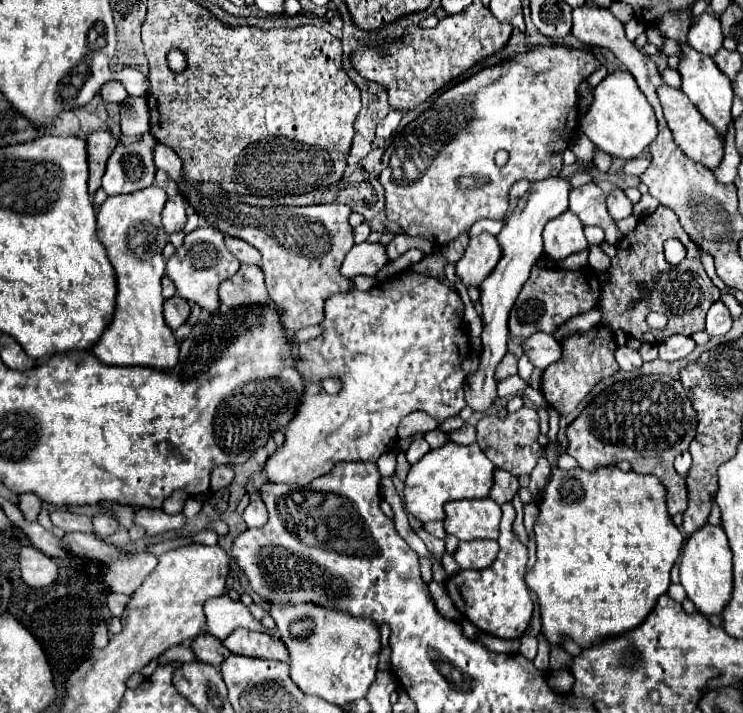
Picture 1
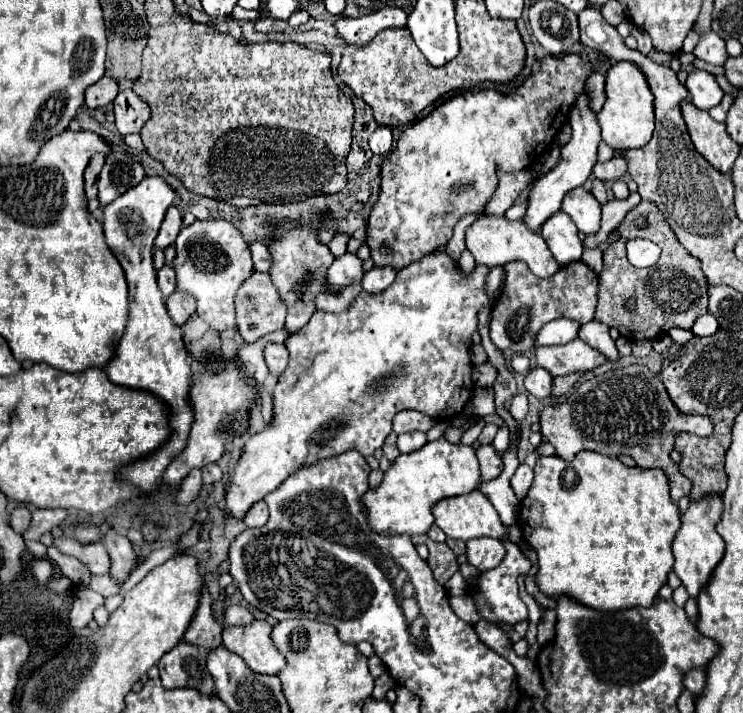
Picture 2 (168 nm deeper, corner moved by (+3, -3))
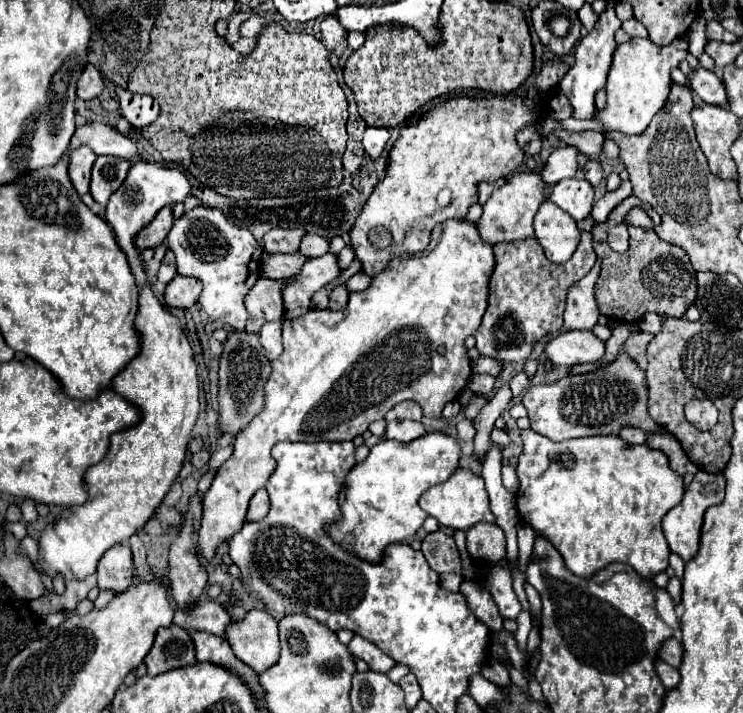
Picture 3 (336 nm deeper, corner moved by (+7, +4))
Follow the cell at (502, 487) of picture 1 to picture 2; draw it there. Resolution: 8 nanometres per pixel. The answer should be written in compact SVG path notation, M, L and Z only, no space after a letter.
M483 444L477 450L477 458L479 458L479 464L481 464L481 480L483 482L489 482L489 480L493 480L493 478L497 478L501 474L503 462L495 454L493 444Z

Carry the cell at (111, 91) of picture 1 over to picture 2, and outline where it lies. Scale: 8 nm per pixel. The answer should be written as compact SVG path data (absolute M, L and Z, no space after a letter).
M103 76L99 82L87 88L85 92L85 106L89 108L103 108L109 106L119 92L119 84L111 76Z

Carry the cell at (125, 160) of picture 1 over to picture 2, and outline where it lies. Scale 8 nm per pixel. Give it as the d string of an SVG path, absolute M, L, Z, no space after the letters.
M111 152L99 174L99 202L107 206L145 178L143 166L125 152Z

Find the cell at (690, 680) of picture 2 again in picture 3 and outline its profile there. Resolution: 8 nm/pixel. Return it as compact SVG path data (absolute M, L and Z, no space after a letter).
M669 637L669 639L661 645L661 649L659 649L659 657L661 657L665 663L669 663L669 665L679 667L679 665L681 665L681 657L683 657L681 641L679 641L677 637Z

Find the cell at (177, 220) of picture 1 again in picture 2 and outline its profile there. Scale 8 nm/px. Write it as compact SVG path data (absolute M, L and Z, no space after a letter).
M171 206L171 208L167 210L167 214L165 214L165 220L163 220L163 224L161 224L159 236L157 236L157 240L155 240L155 246L157 246L157 248L167 248L167 246L171 246L171 244L175 242L177 234L179 234L179 230L181 230L181 212L179 212L175 206Z

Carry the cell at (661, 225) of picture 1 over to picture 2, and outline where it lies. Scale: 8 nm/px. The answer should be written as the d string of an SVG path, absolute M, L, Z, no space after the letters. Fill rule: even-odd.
M641 202L633 208L627 218L619 224L621 240L603 254L603 270L599 274L599 304L595 312L595 320L607 324L609 328L617 328L619 334L631 342L653 340L661 334L667 334L671 328L691 330L695 320L707 312L709 306L709 284L701 270L701 262L693 258L677 240L661 212L653 202ZM637 216L647 218L647 226L639 228L635 224ZM629 238L647 238L661 248L661 258L651 268L635 268L625 258L623 242ZM635 298L637 308L633 312L625 310L625 300Z

